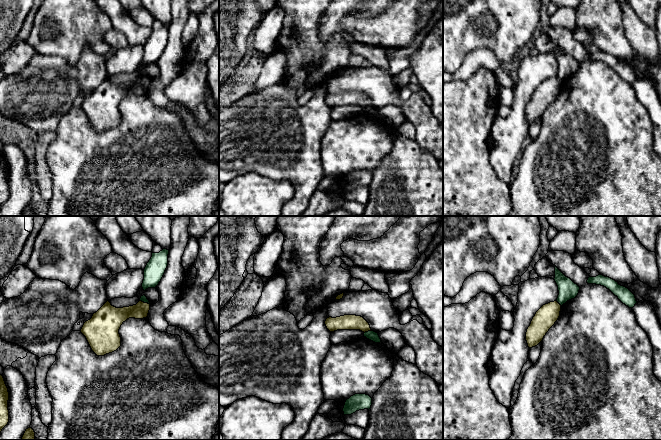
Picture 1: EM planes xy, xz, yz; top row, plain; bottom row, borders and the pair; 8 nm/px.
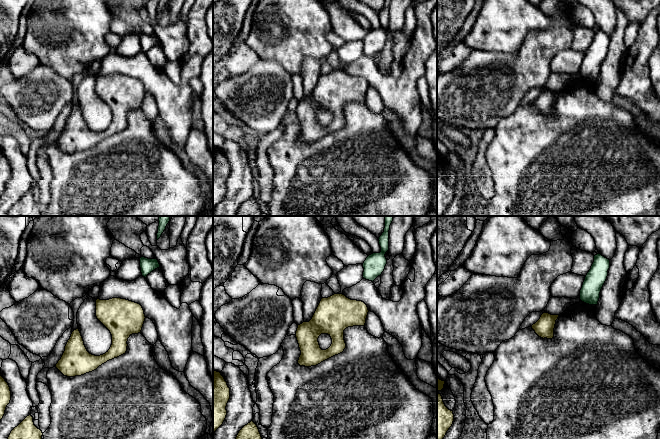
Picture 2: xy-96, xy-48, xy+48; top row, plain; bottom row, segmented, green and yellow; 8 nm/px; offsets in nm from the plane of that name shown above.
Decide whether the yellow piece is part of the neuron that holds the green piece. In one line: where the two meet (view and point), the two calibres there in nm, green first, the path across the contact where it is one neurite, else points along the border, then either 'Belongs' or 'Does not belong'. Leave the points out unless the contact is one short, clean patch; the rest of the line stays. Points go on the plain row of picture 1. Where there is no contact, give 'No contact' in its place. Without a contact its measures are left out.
Touches green at xz (368, 107). Thickness 80 nm (green) against 130 nm. Boundary: xz (371, 106), (364, 109). Does not belong

